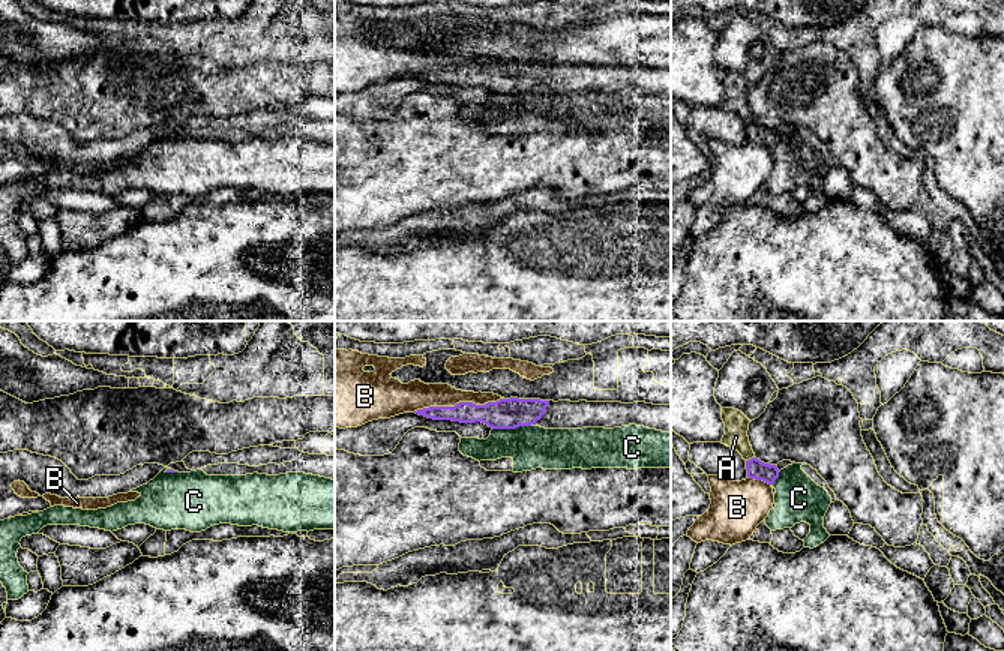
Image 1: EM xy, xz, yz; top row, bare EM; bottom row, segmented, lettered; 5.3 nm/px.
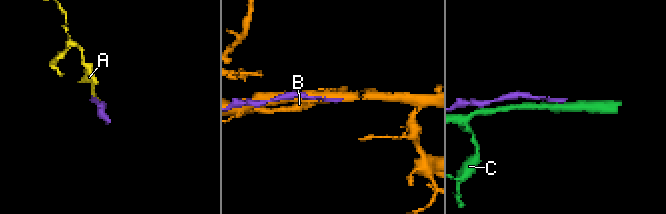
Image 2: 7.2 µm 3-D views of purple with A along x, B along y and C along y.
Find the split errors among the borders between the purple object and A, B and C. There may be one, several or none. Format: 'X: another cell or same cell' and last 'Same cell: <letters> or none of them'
A: another cell
B: another cell
C: another cell
Same cell: none of them

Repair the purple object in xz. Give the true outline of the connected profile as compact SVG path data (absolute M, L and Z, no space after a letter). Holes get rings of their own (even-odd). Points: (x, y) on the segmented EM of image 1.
M510 398L485 405L459 402L455 406L429 406L414 412L434 420L482 422L492 429L515 429L531 424L545 429L614 429L636 424L671 434L671 405L645 402L554 402Z

